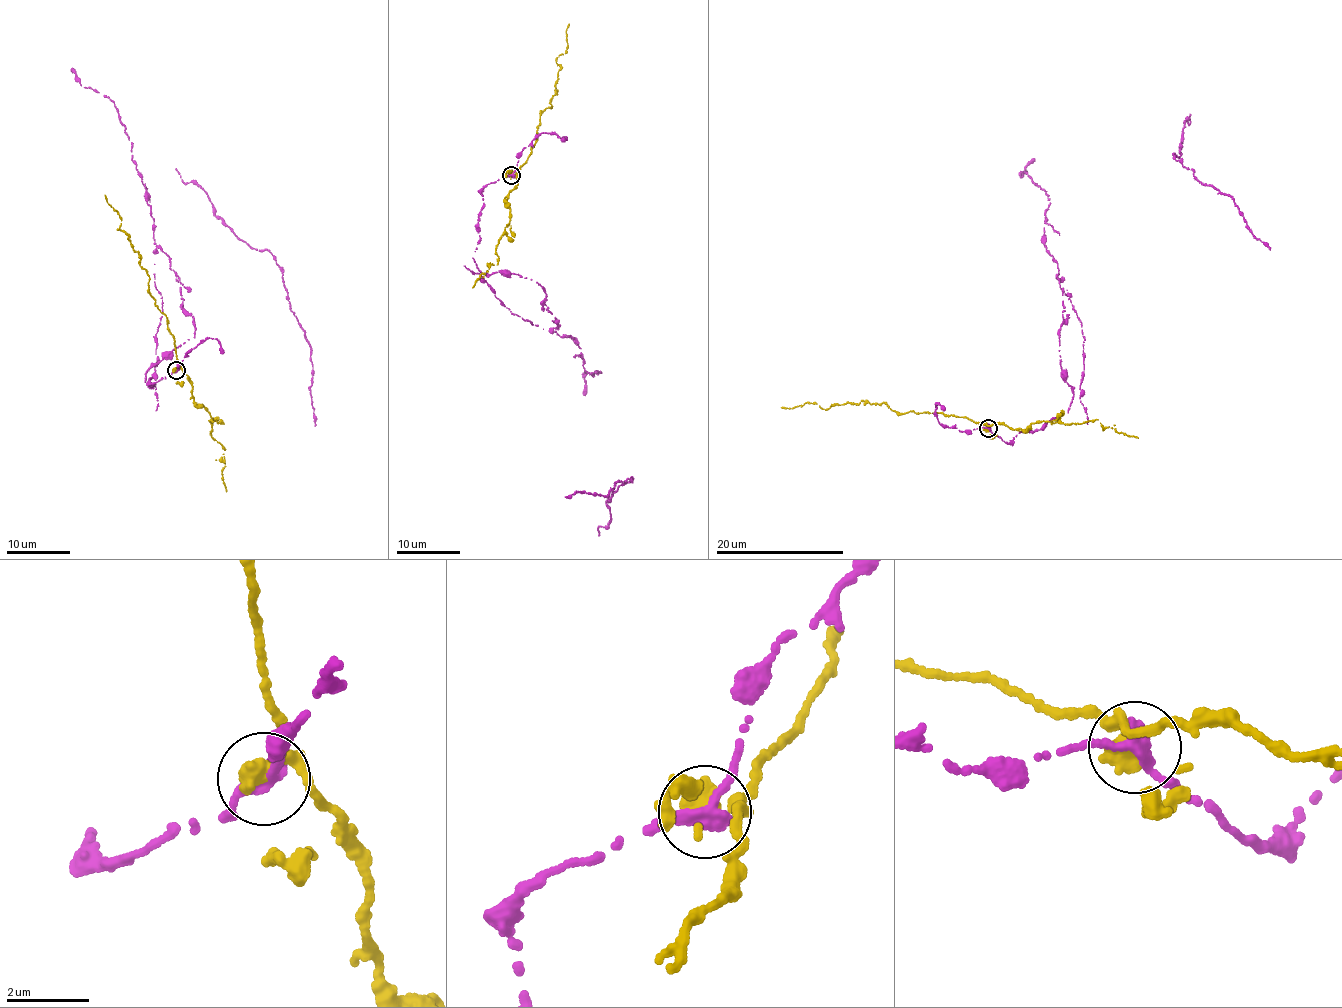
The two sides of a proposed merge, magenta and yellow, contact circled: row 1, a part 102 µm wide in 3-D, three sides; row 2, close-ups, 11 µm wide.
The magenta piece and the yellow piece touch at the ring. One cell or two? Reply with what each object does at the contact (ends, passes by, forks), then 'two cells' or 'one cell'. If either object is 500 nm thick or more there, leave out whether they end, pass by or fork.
magenta passes by; yellow passes by; two cells

